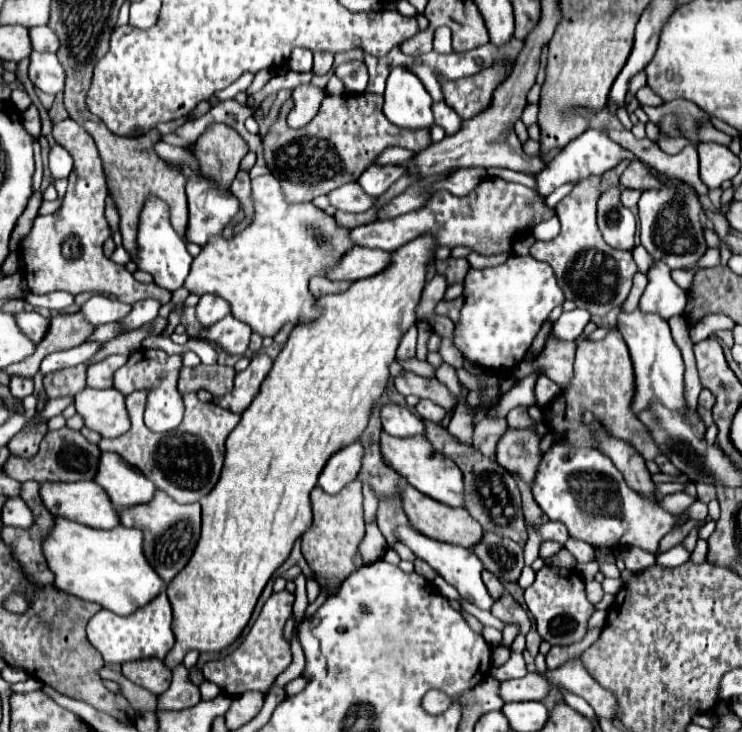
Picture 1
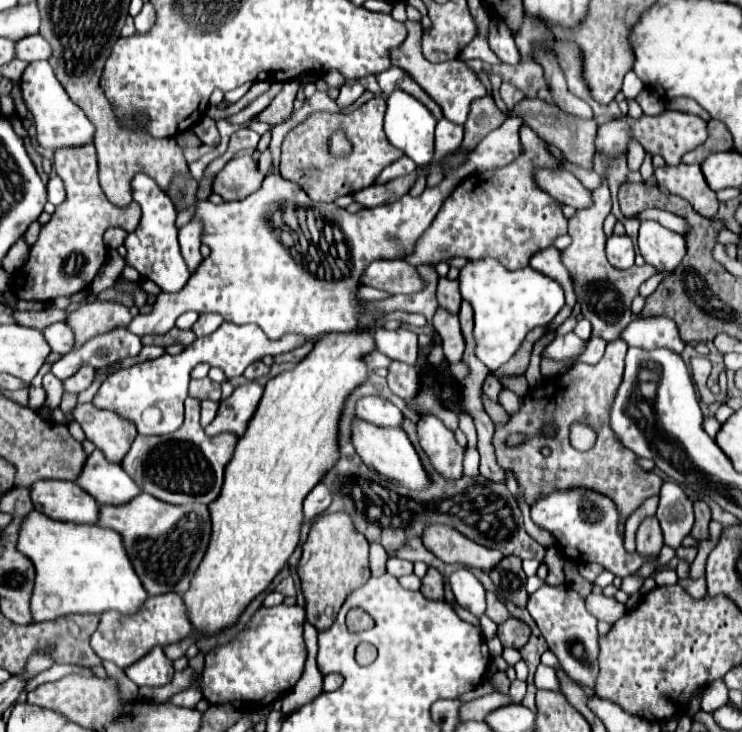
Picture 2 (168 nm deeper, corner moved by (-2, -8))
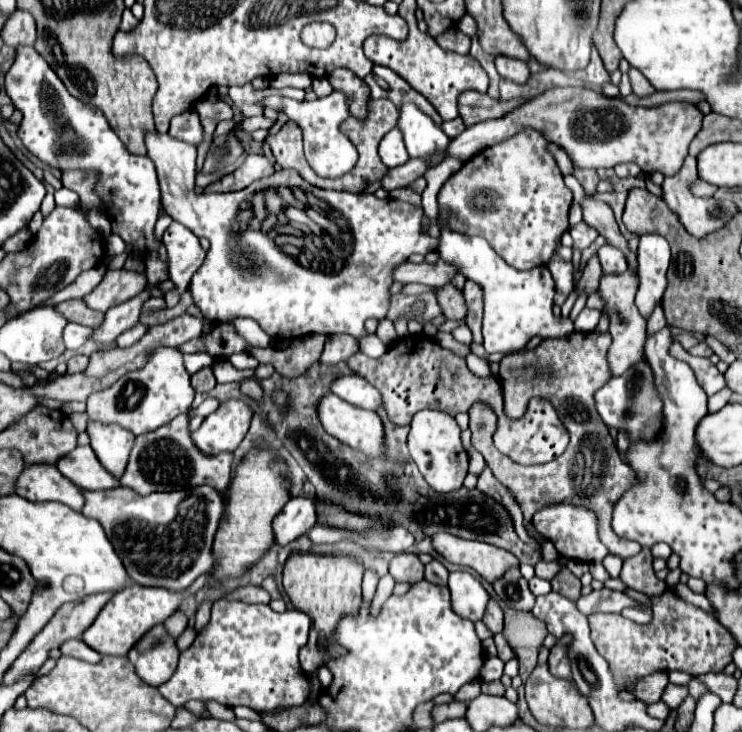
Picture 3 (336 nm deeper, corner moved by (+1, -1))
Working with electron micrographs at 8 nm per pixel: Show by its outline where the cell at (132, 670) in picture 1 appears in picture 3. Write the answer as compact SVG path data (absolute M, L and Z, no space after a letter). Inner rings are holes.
M159 625L147 631L147 635L143 635L135 647L131 647L129 661L135 665L137 675L145 683L159 687L175 673L179 649L175 639L167 635L165 625Z

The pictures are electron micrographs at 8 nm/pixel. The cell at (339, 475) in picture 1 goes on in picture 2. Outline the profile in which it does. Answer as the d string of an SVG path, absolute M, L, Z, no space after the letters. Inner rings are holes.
M320 482L304 500L304 522L312 522L318 514L328 510L332 504L332 494L324 482Z

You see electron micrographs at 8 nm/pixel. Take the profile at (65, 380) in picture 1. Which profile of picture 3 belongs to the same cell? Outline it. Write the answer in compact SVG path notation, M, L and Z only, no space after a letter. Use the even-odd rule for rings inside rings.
M75 355L67 361L67 373L81 373L89 363L87 355Z

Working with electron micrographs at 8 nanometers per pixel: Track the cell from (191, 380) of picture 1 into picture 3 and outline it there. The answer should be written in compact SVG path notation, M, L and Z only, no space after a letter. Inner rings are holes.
M203 367L195 375L191 375L191 385L197 393L209 393L215 387L215 377L211 367Z

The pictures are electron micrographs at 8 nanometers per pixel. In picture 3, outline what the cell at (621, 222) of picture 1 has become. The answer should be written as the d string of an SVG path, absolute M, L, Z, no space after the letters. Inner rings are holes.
M603 245L597 251L597 255L599 255L599 263L601 263L603 273L619 275L619 273L627 271L627 259L625 259L625 255L619 249L615 249L611 245Z

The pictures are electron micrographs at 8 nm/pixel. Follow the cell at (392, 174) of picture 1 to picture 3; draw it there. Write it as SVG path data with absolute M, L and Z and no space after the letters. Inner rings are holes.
M395 127L391 129L381 145L379 145L379 157L381 161L387 165L387 167L395 167L395 165L403 165L407 159L409 159L409 153L405 149L405 143L403 143L403 135L401 131Z

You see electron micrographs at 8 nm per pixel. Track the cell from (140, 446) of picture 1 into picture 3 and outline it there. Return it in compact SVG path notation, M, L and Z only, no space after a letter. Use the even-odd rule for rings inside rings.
M187 413L175 417L167 425L139 435L135 439L135 447L131 451L131 459L127 465L125 475L121 477L121 485L131 487L139 495L149 495L153 491L177 491L177 489L189 489L197 485L211 485L219 491L225 491L229 487L229 473L231 473L231 453L223 453L219 457L207 457L203 455L191 441L191 433L187 427L189 419Z

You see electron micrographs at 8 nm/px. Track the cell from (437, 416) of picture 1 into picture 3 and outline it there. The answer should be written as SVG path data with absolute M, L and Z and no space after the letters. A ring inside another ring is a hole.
M419 411L413 421L411 421L411 431L409 431L409 455L417 463L421 475L425 481L433 487L433 491L445 493L445 491L457 491L457 487L463 485L463 479L467 475L467 451L463 449L461 443L461 429L457 421L441 411Z

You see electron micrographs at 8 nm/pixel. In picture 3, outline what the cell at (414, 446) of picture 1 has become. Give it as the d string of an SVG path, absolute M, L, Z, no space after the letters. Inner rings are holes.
M335 393L323 395L323 401L319 401L317 411L319 411L321 425L329 435L333 435L335 439L339 439L341 443L345 443L353 449L365 451L365 455L369 455L369 457L383 457L383 425L375 411L355 407L355 405L339 399Z

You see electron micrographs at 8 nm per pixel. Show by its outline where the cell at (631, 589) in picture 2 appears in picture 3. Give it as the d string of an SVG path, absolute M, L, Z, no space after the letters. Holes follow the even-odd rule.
M643 547L639 555L625 559L623 561L623 571L621 571L623 583L629 585L635 591L645 593L645 595L663 593L667 589L667 585L665 585L665 581L657 579L651 561L653 561L653 555L647 547Z

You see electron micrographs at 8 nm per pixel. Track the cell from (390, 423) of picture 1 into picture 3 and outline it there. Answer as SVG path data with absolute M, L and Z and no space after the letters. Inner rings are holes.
M343 375L337 377L331 383L331 391L345 399L347 403L361 407L361 409L371 409L375 411L381 405L381 395L379 391L361 375Z

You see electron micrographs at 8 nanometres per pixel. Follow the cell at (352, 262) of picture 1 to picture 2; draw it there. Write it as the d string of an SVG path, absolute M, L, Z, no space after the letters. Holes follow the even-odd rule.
M376 260L364 270L360 282L364 286L384 290L392 296L412 294L424 288L424 282L418 276L416 268L404 260Z

